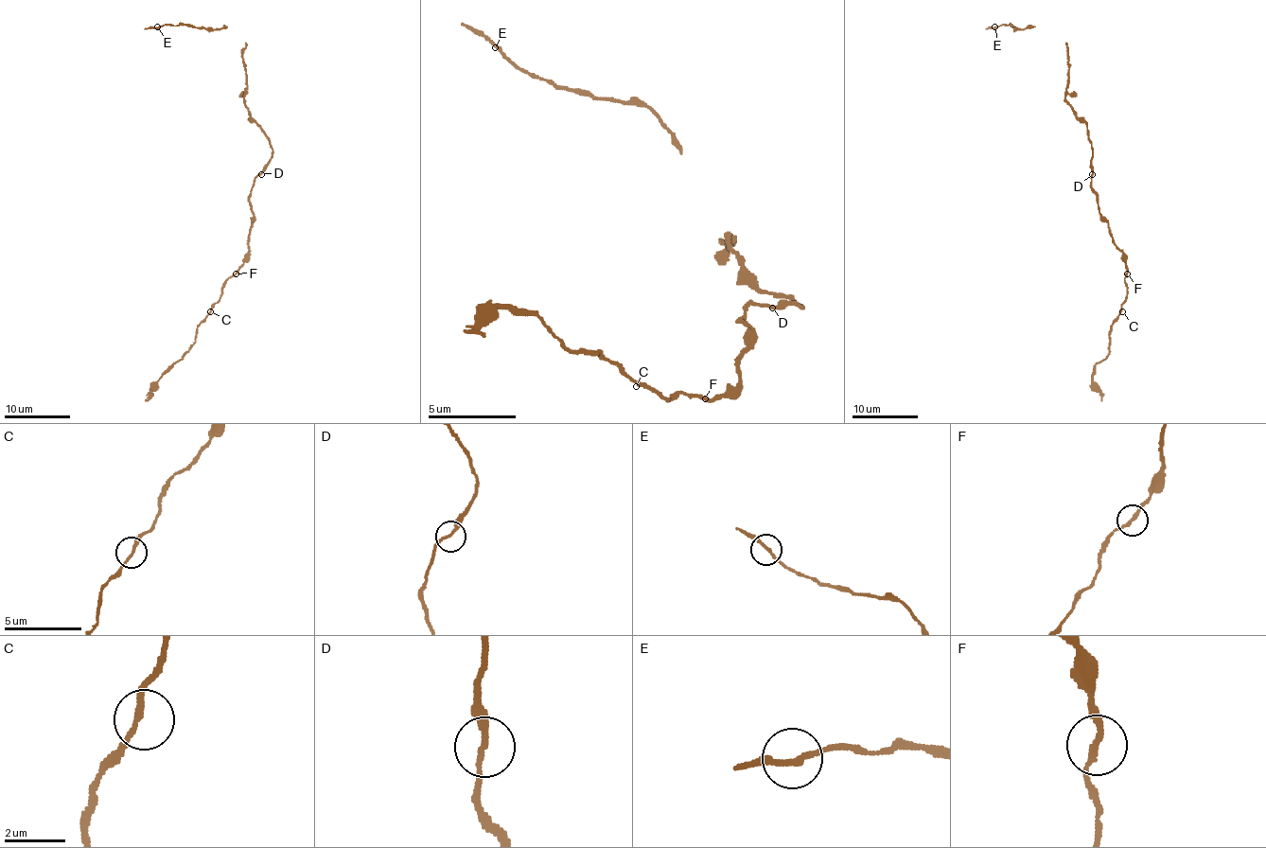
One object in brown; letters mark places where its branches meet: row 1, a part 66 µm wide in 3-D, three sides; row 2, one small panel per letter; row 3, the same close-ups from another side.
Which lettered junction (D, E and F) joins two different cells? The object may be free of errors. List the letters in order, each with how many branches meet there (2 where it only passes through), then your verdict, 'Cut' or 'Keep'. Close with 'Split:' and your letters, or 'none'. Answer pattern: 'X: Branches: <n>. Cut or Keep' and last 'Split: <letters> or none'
D: Branches: 2. Keep
E: Branches: 2. Keep
F: Branches: 2. Keep
Split: none

